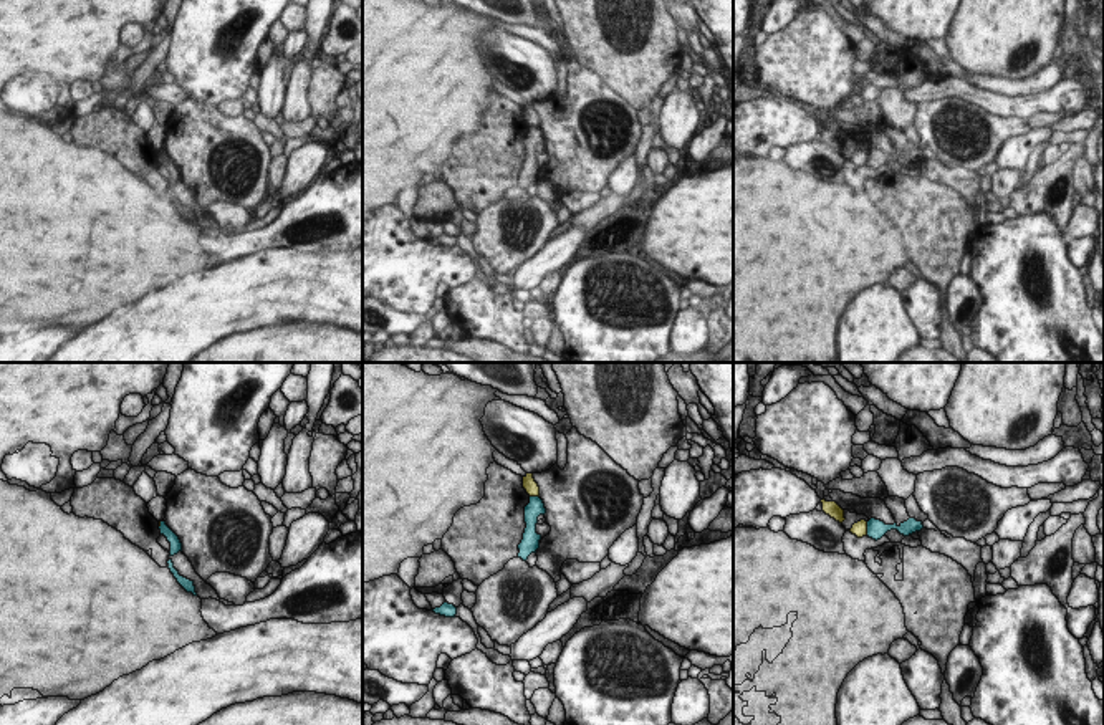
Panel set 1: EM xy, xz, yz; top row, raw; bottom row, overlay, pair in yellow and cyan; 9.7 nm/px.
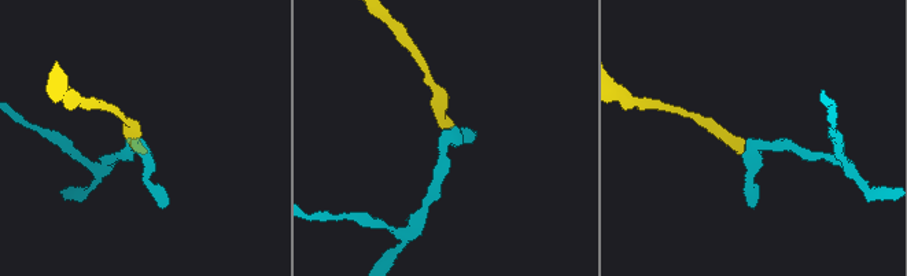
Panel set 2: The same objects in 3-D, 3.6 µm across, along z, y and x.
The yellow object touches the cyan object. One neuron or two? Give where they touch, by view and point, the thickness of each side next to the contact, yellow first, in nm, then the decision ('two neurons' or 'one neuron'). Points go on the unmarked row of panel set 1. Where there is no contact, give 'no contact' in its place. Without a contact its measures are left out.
yz (866, 158) | 140/190 nm | two neurons

